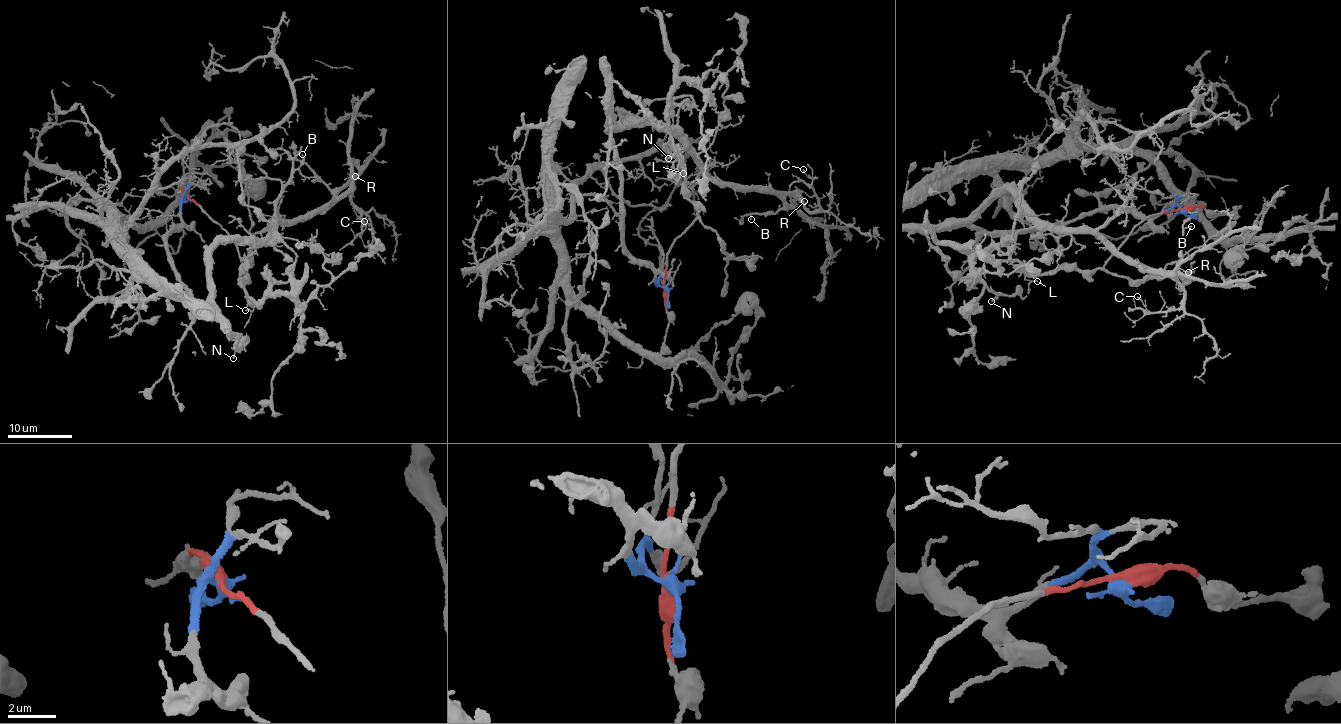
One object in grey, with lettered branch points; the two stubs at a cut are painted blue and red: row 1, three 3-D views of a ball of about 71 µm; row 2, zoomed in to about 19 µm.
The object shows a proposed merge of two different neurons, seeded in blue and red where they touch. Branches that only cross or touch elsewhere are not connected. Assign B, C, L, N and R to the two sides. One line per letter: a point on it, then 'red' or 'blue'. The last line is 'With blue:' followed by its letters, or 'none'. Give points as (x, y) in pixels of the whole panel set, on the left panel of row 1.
B: at (302, 154); blue
C: at (364, 221); blue
L: at (245, 310); red
N: at (233, 358); blue
R: at (355, 176); blue
With blue: B, C, N, R

